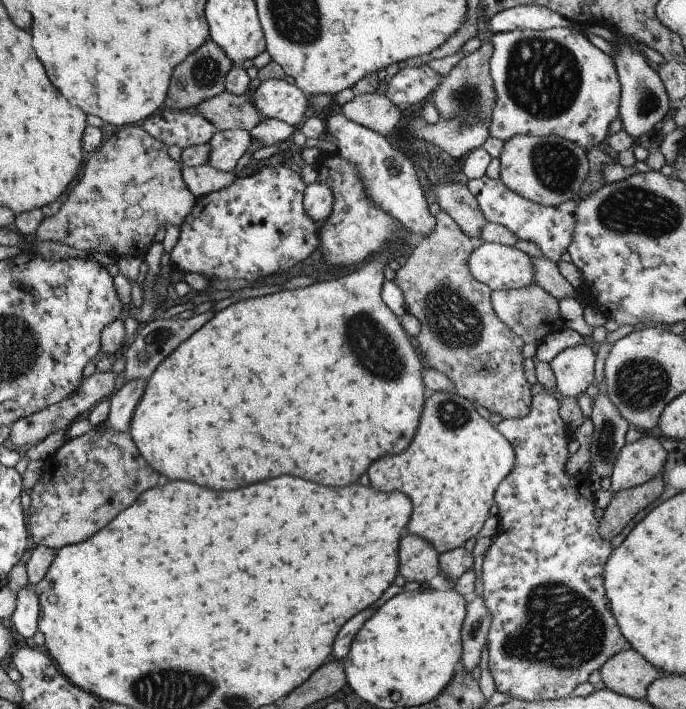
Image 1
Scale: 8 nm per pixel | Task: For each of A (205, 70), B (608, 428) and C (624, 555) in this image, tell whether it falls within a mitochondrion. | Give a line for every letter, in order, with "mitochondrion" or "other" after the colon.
A: mitochondrion
B: mitochondrion
C: other

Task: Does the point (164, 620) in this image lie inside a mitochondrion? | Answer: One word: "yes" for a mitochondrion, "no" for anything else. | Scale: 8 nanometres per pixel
no

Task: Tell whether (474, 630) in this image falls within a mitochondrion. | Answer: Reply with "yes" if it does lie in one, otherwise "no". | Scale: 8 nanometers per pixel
yes

